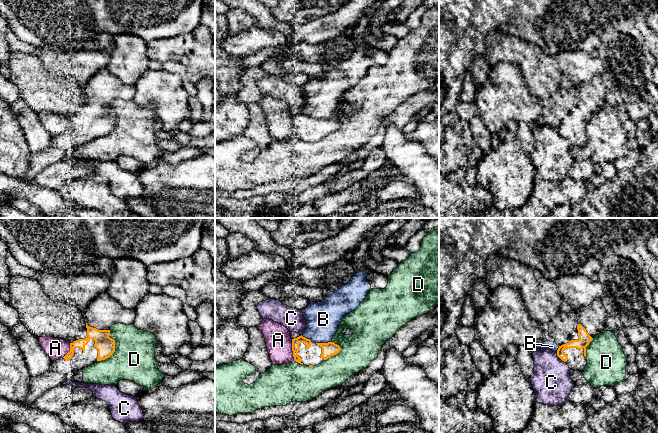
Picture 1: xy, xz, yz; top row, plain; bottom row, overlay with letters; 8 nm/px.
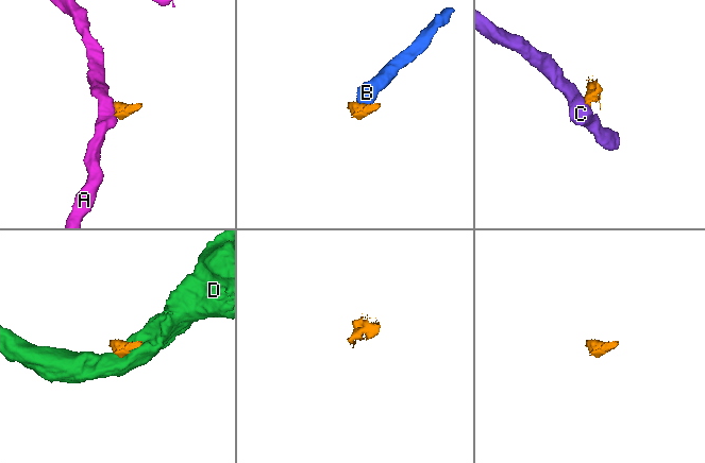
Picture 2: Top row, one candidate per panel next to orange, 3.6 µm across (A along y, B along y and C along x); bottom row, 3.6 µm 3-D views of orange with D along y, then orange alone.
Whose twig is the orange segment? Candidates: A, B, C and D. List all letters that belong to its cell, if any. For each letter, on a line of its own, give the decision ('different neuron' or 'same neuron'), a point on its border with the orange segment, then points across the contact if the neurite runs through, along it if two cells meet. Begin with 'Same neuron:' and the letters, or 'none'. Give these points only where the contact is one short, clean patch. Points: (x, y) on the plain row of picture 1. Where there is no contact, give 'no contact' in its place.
Same neuron: none
A: different neuron; contact xz (292, 126)
B: different neuron; contact xz (323, 119); border xz (331, 117), (316, 119)
C: different neuron; contact yz (560, 134)
D: different neuron; contact xy (114, 124)

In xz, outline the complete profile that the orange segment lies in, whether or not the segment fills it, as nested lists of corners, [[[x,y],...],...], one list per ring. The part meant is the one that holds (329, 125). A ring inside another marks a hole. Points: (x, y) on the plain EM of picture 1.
[[[302,111],[292,115],[294,137],[309,143],[321,140],[340,126],[340,122],[334,118],[316,119]]]

